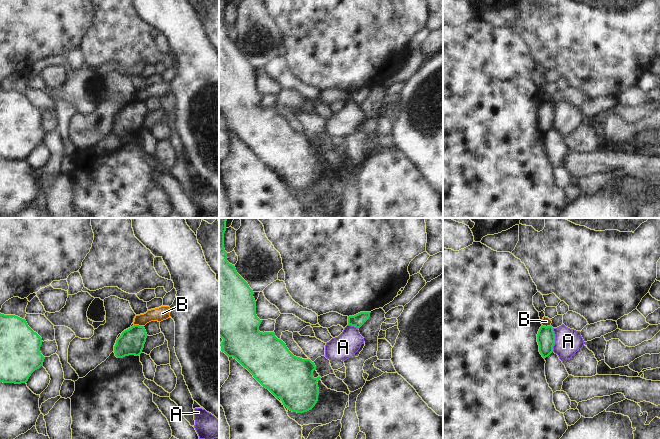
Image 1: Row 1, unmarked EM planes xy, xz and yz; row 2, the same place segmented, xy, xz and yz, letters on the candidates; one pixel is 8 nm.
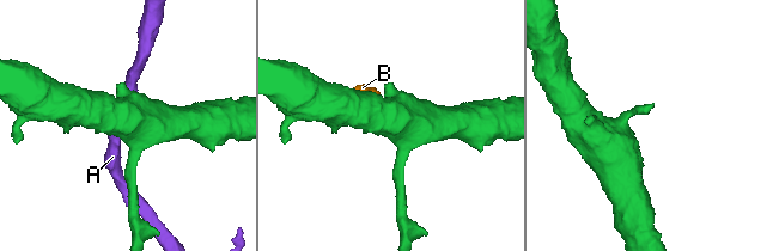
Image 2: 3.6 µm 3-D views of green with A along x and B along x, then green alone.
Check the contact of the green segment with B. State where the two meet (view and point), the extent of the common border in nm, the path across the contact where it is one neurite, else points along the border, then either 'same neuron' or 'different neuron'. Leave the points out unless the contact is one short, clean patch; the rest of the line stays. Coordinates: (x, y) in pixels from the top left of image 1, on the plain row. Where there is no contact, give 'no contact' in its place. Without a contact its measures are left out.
contact xy (138, 101); length 80 nm; border xy (134, 100), (143, 102); different neuron

